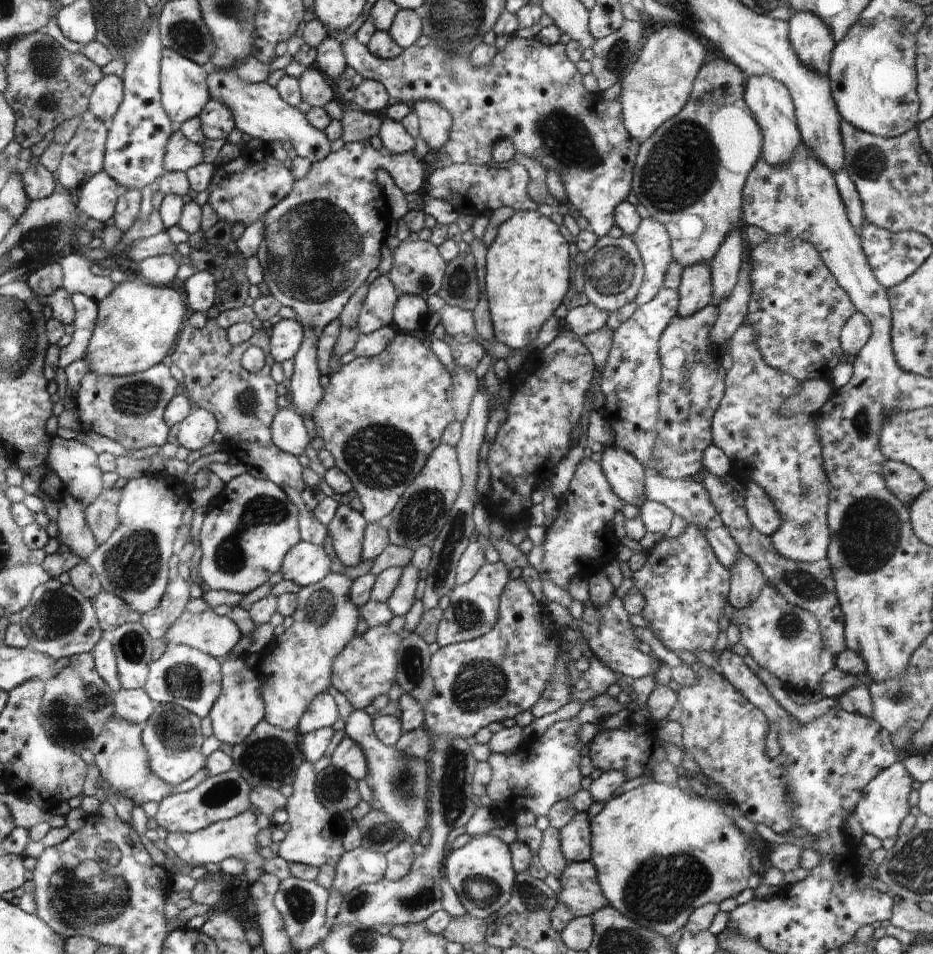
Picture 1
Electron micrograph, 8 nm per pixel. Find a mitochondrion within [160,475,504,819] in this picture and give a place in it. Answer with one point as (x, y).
(265, 510)

